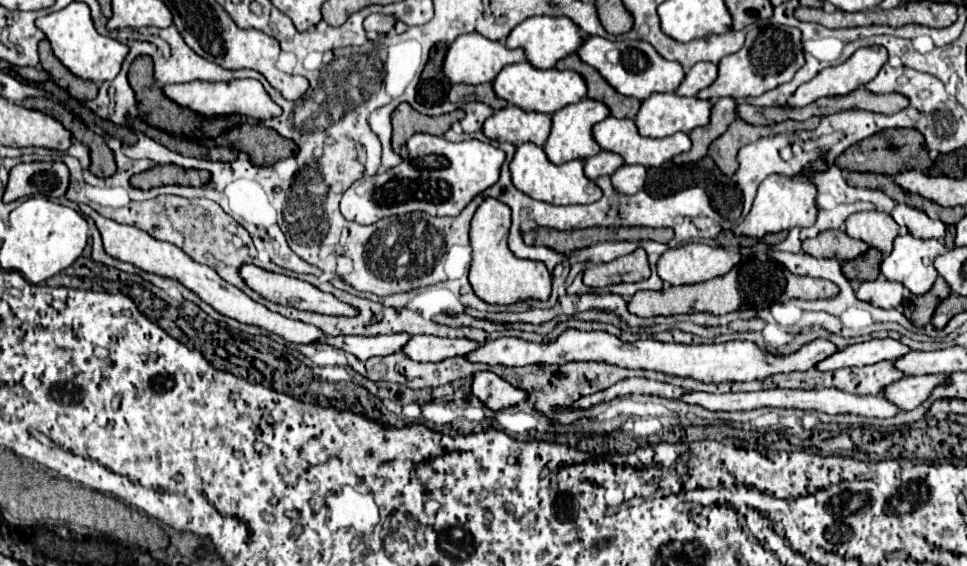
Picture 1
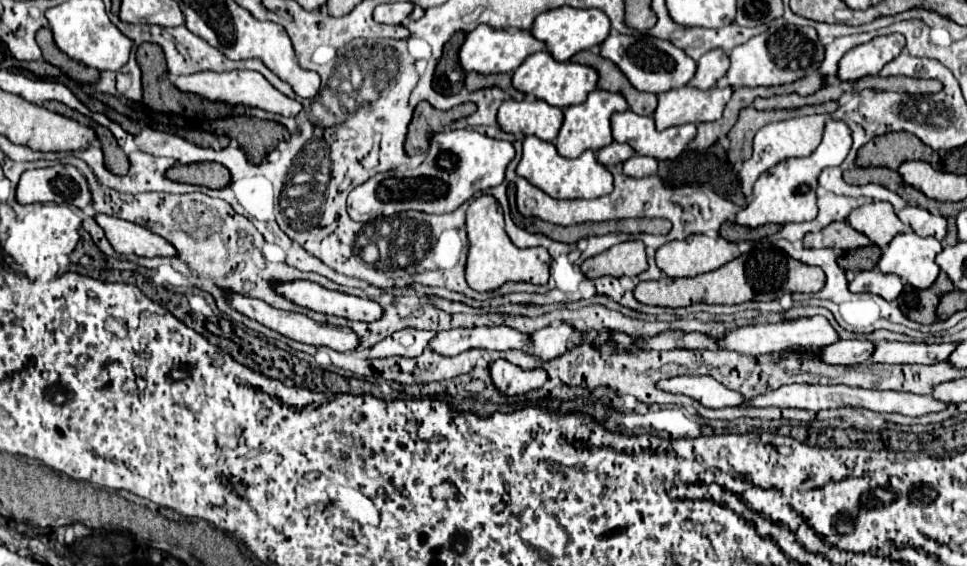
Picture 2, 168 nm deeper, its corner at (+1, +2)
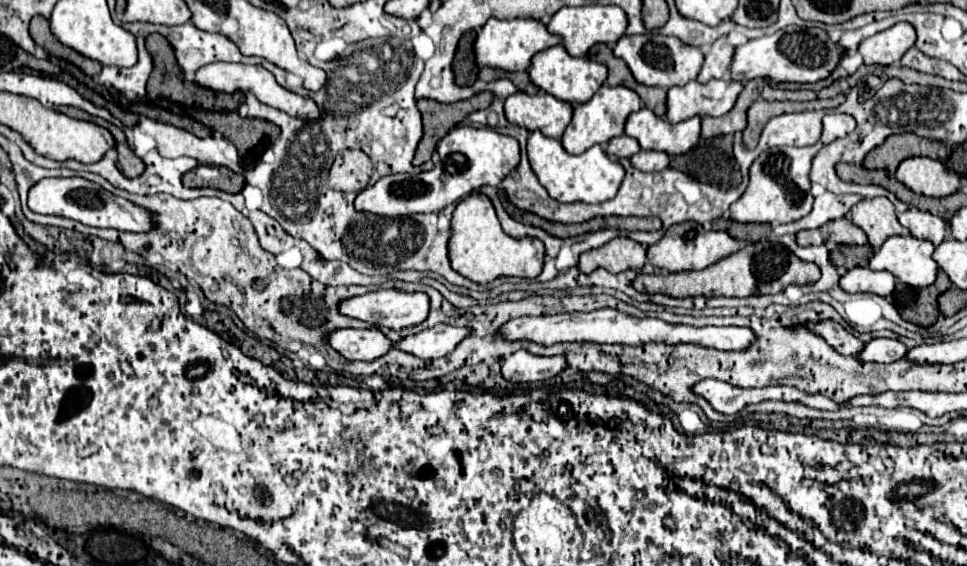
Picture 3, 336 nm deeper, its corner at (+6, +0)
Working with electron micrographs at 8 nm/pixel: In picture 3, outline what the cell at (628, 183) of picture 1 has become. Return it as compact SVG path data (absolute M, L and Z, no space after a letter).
M640 151L636 155L630 157L630 163L638 169L638 171L662 171L668 167L668 155L662 151Z

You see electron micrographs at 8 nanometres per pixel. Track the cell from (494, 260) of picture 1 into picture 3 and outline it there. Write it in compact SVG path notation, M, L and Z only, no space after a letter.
M472 193L470 197L464 197L454 209L448 255L454 271L480 285L486 285L498 277L534 279L542 273L542 265L544 265L542 241L532 237L514 239L506 235L500 227L492 201L482 193Z

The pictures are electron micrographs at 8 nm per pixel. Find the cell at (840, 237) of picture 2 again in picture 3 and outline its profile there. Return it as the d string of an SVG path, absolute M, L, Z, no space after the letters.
M848 217L830 221L830 223L822 225L820 231L826 241L832 241L836 245L866 245L868 243L866 233L862 229L854 227Z

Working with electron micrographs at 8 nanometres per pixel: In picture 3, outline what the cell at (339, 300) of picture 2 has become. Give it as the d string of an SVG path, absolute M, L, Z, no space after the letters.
M394 289L374 291L374 293L360 295L360 297L342 299L338 303L338 311L346 317L360 319L360 321L366 321L370 325L382 325L382 327L398 331L398 329L404 329L404 327L410 327L410 325L418 325L426 319L426 315L428 315L428 295L426 293L398 293Z

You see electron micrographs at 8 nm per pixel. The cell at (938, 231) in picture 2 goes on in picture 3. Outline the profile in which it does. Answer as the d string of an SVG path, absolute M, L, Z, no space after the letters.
M910 207L906 213L898 215L898 221L910 229L912 237L918 239L928 239L934 245L940 245L946 235L946 223L942 217L936 217L932 213L924 213L916 207Z

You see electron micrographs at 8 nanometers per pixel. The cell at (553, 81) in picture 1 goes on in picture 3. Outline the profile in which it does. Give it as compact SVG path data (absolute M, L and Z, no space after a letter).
M556 45L532 57L528 75L538 89L554 95L560 101L576 105L576 103L586 103L600 89L600 85L606 81L606 65L584 57L570 57L566 49L562 49L562 45Z

